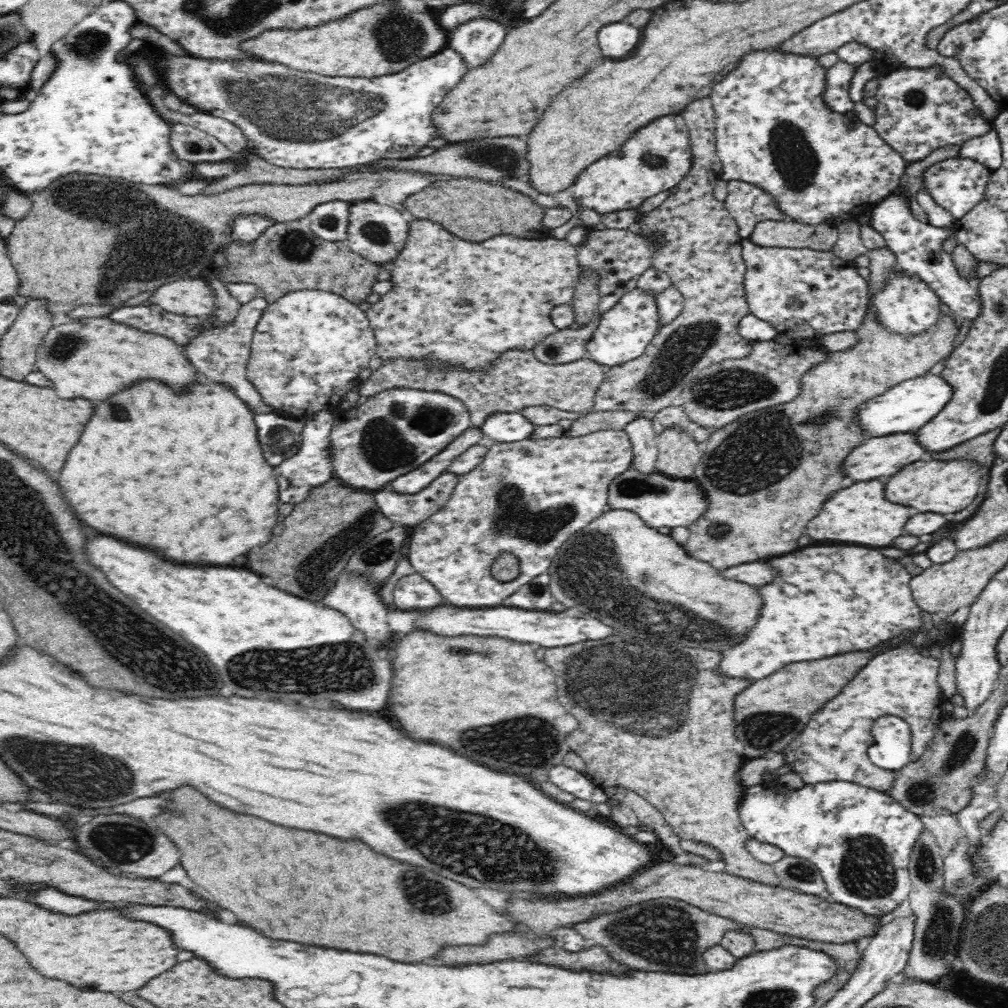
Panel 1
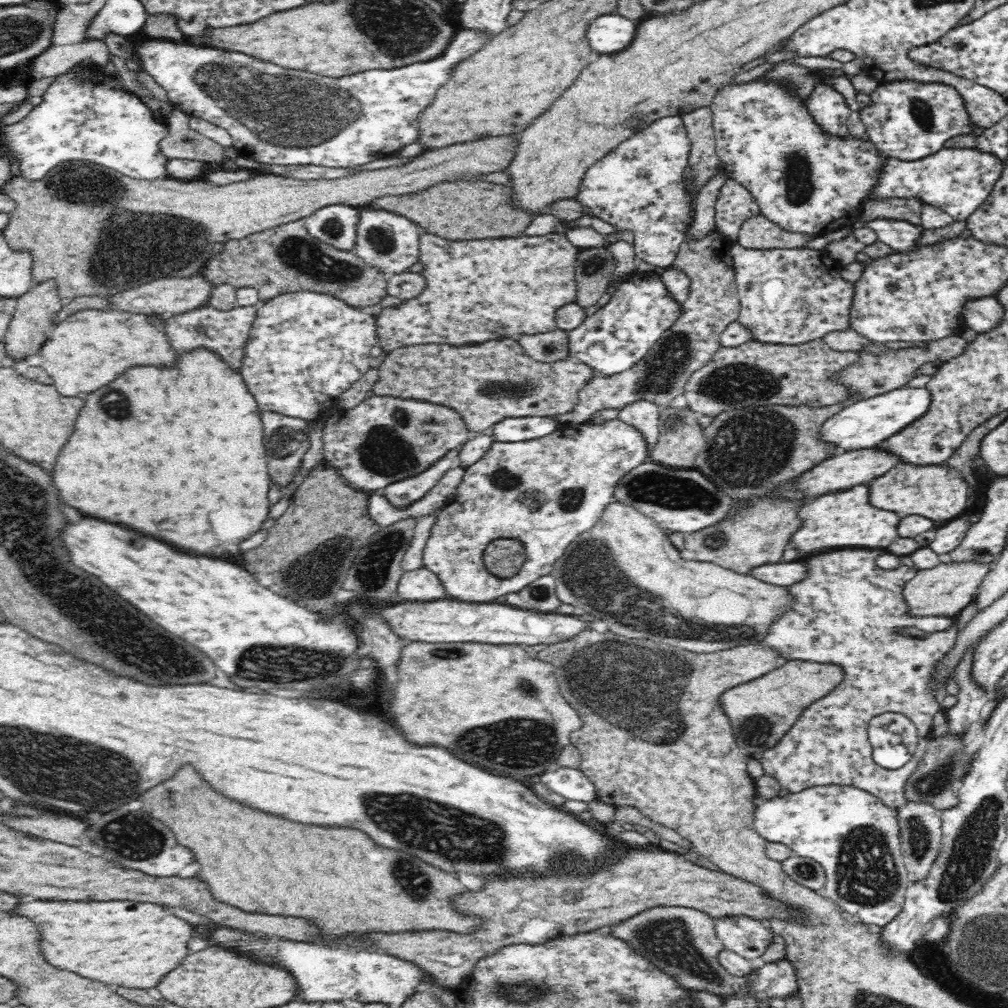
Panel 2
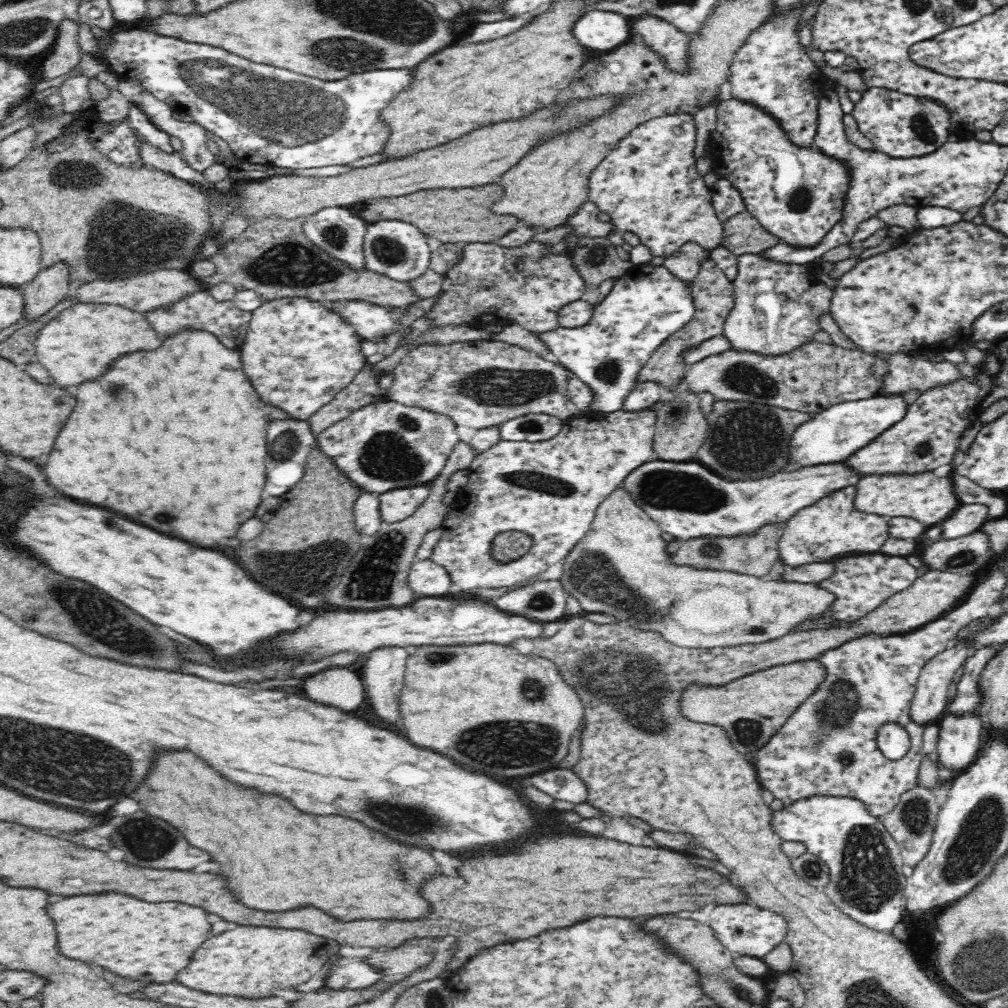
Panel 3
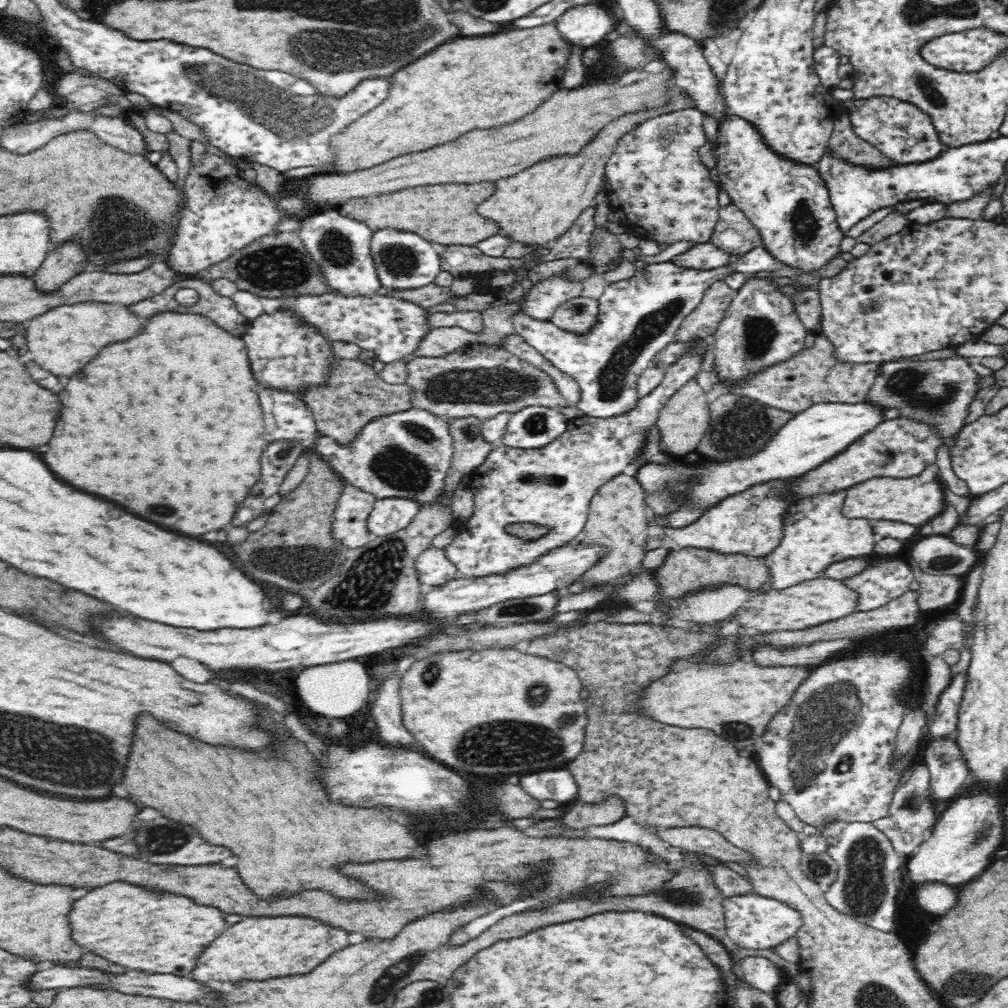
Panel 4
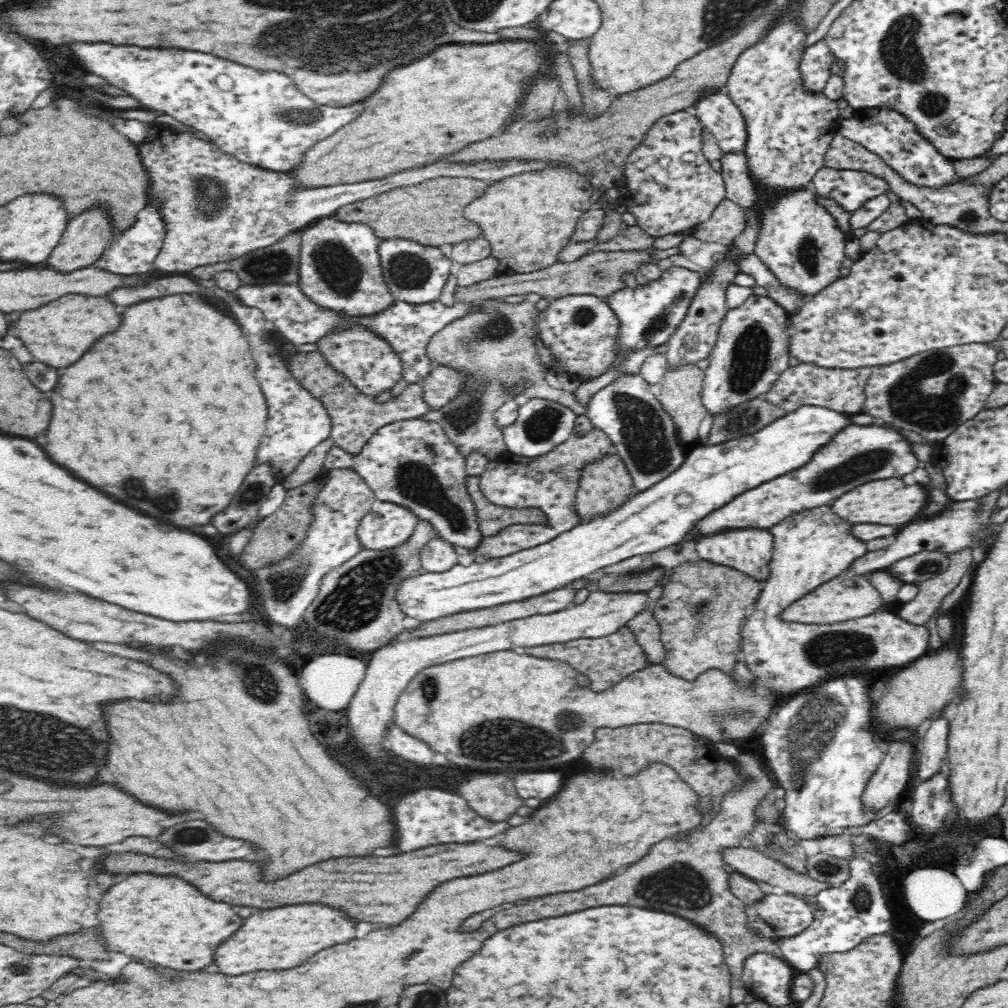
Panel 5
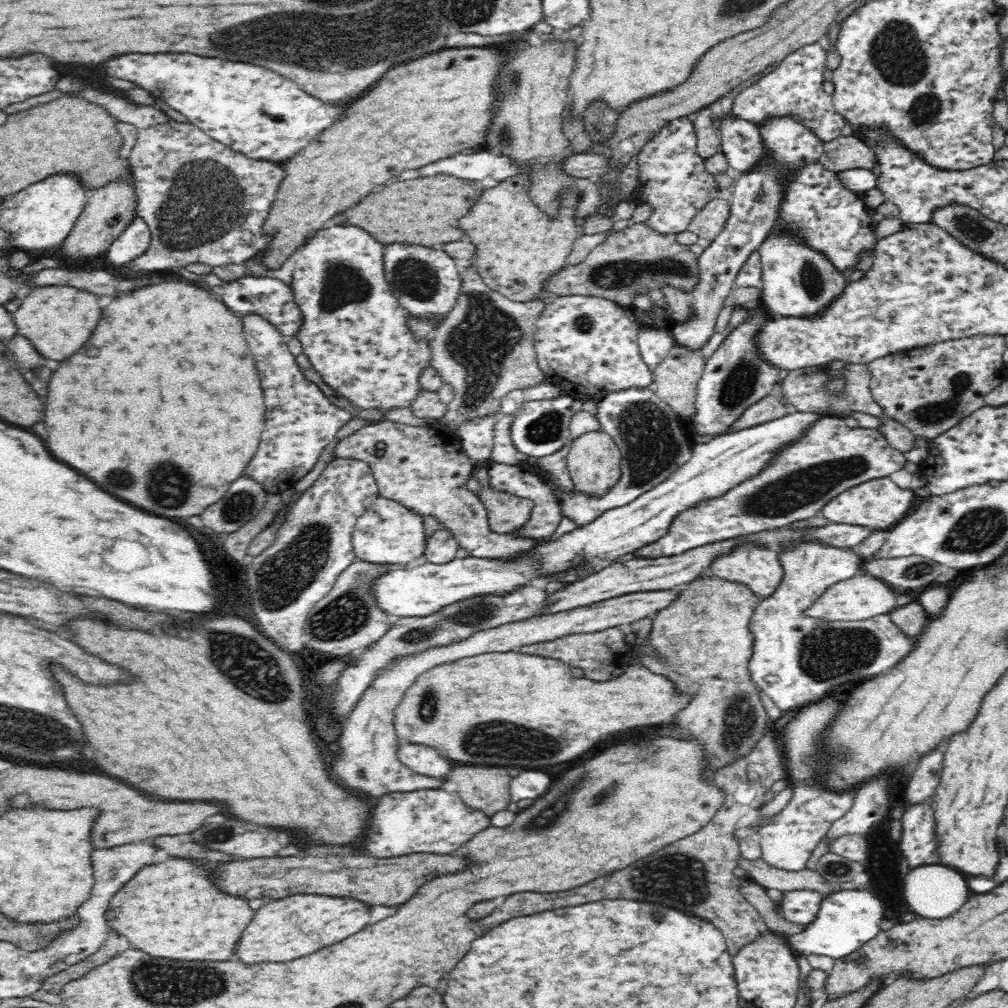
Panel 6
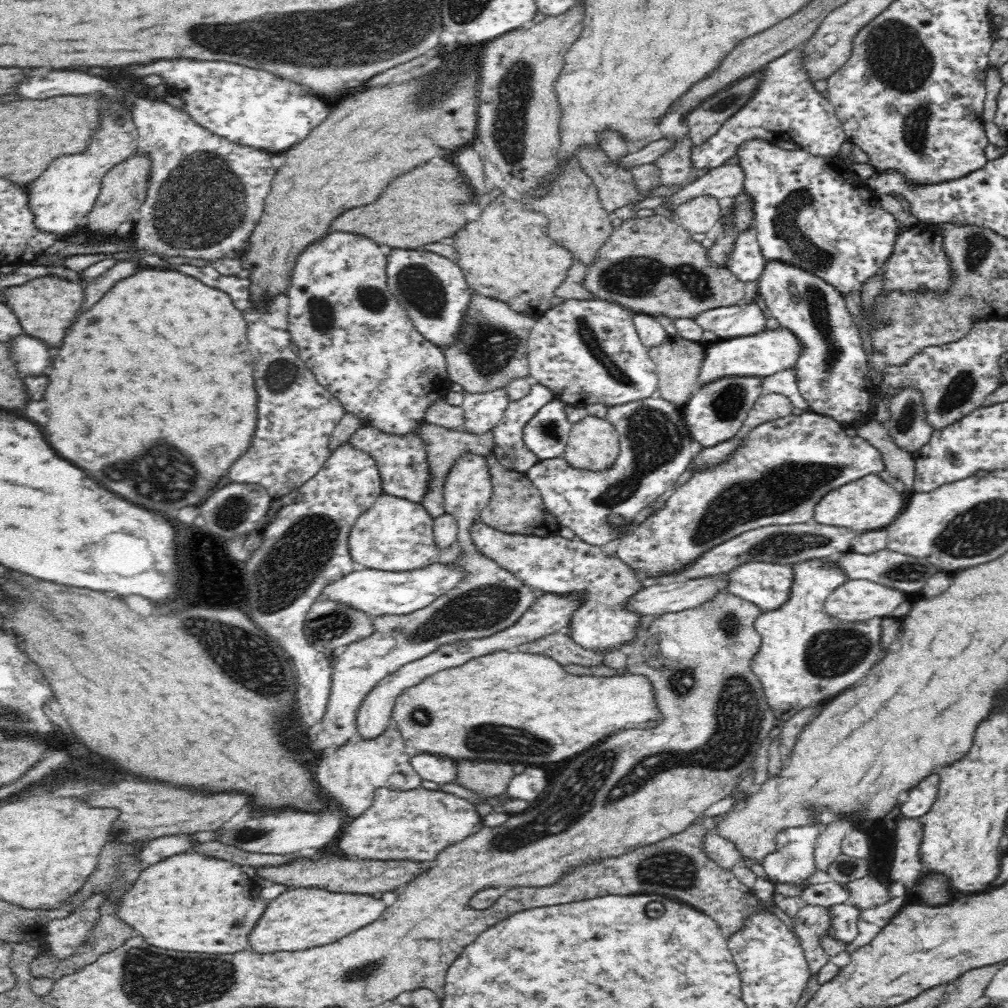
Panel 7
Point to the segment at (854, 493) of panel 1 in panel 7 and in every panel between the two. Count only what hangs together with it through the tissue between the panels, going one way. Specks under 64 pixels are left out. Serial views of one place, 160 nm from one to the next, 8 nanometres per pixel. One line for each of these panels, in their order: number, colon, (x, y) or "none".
2: (846, 519)
3: (829, 528)
4: (816, 534)
5: (811, 547)
6: (796, 660)
7: (805, 655)

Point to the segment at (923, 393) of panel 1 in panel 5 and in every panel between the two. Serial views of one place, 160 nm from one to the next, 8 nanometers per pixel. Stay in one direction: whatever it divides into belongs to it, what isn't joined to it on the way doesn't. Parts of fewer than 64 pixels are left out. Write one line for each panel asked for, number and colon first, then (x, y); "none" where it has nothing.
2: (864, 424)
3: (832, 435)
4: (817, 434)
5: (711, 476)

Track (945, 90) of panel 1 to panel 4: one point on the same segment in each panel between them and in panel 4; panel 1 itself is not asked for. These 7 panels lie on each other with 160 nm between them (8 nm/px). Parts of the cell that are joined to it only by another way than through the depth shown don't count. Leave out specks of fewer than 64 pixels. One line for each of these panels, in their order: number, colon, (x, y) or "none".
2: (908, 120)
3: (900, 125)
4: (901, 131)

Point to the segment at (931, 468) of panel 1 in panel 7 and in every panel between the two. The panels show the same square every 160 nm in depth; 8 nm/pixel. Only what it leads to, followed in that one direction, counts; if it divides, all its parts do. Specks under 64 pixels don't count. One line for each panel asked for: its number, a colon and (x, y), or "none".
2: (936, 491)
3: (924, 496)
4: (911, 500)
5: (888, 501)
6: (879, 503)
7: (869, 503)

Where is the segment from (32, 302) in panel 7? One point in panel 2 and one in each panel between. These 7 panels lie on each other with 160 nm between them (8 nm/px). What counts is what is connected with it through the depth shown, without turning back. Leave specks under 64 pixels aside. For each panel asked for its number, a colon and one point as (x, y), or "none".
2: (86, 351)
3: (81, 344)
4: (64, 340)
5: (58, 334)
6: (58, 319)

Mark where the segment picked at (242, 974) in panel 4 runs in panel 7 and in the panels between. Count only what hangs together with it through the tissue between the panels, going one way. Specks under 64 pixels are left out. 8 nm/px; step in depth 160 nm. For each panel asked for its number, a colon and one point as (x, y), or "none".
5: (281, 938)
6: (282, 930)
7: (299, 919)

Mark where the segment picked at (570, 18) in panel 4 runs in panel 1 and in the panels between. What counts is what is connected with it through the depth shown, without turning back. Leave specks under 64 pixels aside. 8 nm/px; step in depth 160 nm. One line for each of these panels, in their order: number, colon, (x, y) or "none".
1: (617, 40)
2: (610, 33)
3: (597, 30)

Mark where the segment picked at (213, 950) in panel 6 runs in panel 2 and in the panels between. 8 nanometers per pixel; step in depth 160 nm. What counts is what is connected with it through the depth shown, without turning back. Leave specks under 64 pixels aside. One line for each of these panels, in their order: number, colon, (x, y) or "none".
2: (134, 945)
3: (150, 942)
4: (125, 924)
5: (163, 920)

